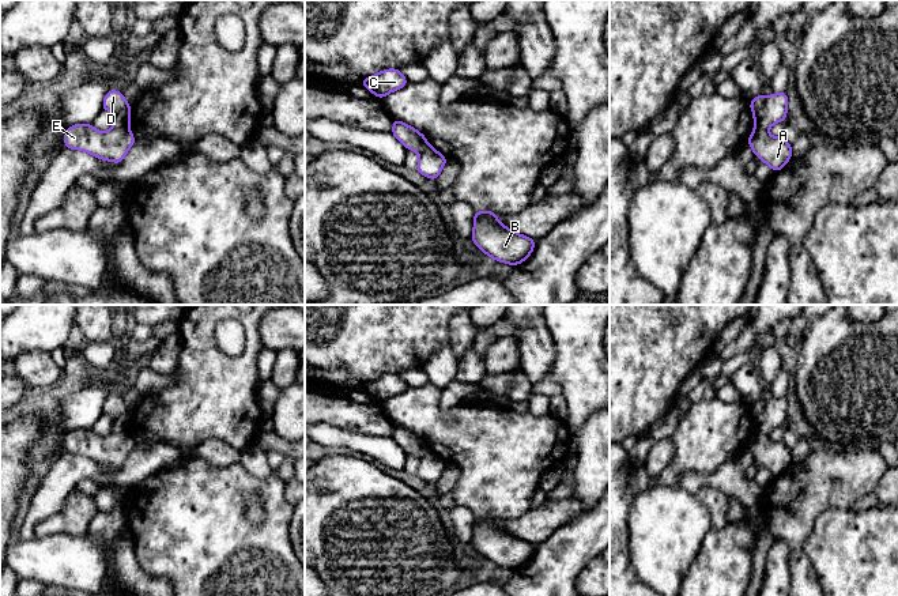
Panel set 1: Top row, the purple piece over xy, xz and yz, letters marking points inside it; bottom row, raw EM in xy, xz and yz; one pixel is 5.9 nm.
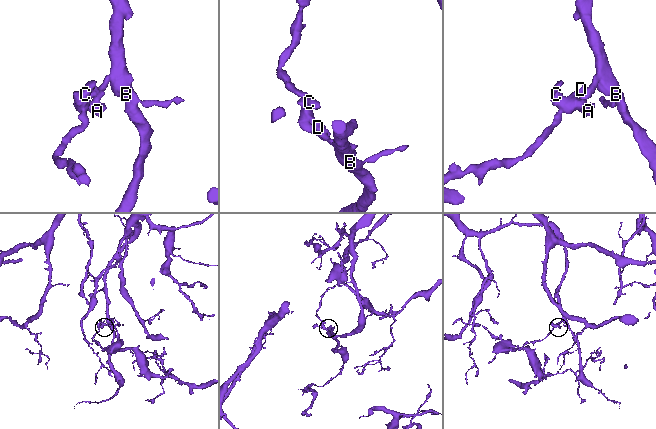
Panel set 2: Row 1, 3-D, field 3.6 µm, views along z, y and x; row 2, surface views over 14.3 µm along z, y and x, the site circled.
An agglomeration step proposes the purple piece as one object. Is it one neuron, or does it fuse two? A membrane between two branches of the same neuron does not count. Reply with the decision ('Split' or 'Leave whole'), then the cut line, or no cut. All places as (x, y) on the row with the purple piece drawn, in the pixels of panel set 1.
Split. Split along yz (766, 98), (765, 104), (754, 114)

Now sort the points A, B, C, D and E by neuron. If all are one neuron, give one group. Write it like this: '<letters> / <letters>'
A C D E / B

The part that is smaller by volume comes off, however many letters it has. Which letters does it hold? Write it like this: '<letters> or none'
A, C, D, E

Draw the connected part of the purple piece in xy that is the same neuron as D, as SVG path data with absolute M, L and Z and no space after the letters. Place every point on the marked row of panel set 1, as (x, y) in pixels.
M110 90L105 94L102 109L109 110L113 116L125 109L128 105L124 94L117 90Z

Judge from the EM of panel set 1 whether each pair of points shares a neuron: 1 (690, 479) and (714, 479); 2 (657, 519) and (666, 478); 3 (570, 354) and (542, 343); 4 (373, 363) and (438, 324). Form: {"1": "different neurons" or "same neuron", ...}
{"1": "same neuron", "2": "different neurons", "3": "different neurons", "4": "same neuron"}

